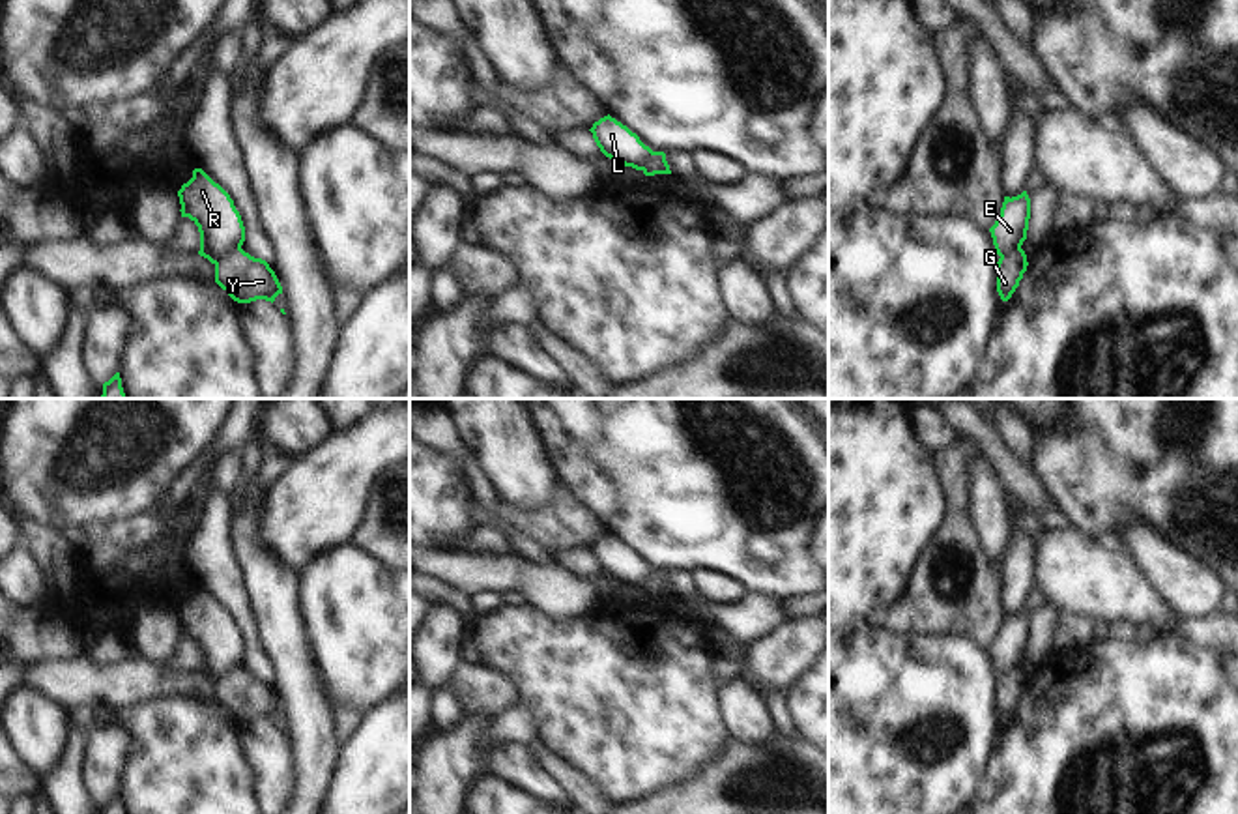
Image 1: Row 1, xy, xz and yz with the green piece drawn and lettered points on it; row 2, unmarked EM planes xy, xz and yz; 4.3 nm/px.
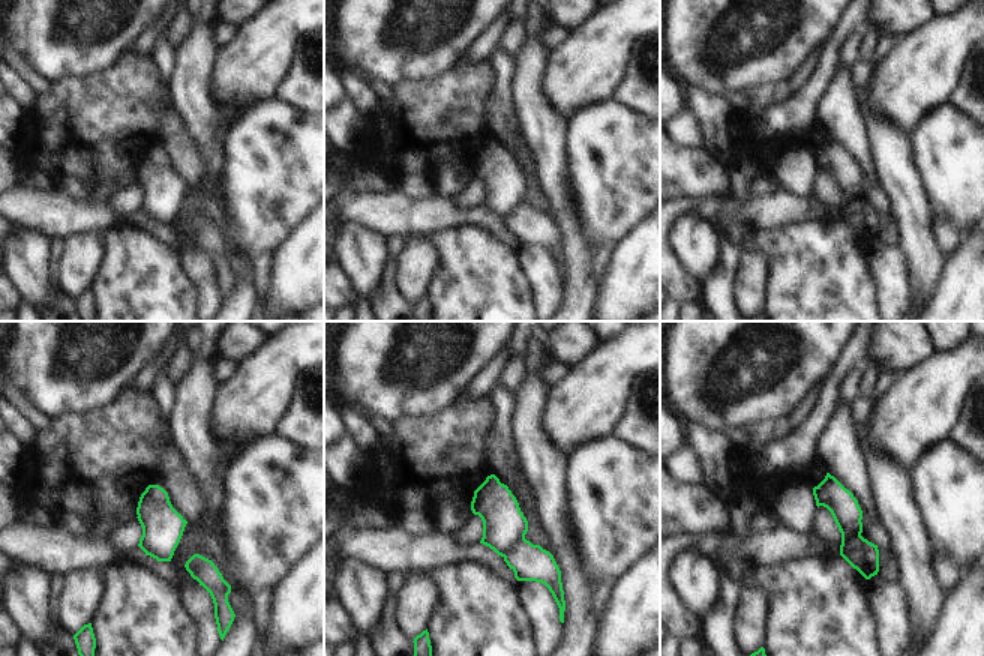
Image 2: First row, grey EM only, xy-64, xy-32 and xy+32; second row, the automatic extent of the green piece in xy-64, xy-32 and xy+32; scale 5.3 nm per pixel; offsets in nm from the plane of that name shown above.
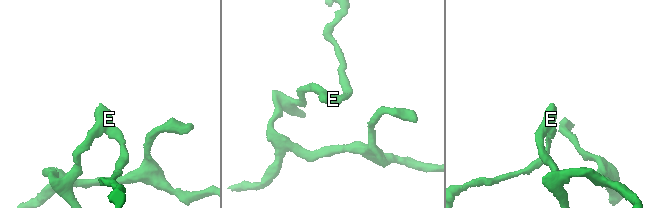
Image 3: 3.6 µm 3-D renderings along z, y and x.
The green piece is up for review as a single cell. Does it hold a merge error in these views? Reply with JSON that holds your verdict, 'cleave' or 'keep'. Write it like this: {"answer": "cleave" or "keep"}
{"answer": "cleave"}

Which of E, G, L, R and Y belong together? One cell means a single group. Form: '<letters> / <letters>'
E L R / G Y

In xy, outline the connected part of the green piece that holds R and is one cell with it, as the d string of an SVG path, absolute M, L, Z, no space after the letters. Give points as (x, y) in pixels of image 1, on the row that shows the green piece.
M202 168L178 191L181 217L189 217L200 232L198 254L211 264L245 241L245 226L230 195Z

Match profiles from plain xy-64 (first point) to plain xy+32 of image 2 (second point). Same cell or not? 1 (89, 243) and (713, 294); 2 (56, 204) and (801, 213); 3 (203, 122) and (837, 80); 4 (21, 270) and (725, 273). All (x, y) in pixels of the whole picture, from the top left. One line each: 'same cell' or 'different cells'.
1: different cells
2: same cell
3: different cells
4: different cells

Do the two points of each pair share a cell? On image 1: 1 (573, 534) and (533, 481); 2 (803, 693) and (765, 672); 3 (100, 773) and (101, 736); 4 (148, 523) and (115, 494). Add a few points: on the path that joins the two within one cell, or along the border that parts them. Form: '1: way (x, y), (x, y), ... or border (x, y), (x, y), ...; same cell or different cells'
1: border (558, 479), (552, 496), (532, 509), (505, 502); different cells
2: border (808, 665), (784, 693); different cells
3: way (101, 764), (101, 745); same cell
4: border (156, 504), (120, 519), (92, 523); different cells

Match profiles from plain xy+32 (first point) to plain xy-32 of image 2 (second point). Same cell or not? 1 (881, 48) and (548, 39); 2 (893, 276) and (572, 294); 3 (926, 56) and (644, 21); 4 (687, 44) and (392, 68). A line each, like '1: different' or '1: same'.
1: same
2: different
3: same
4: same

